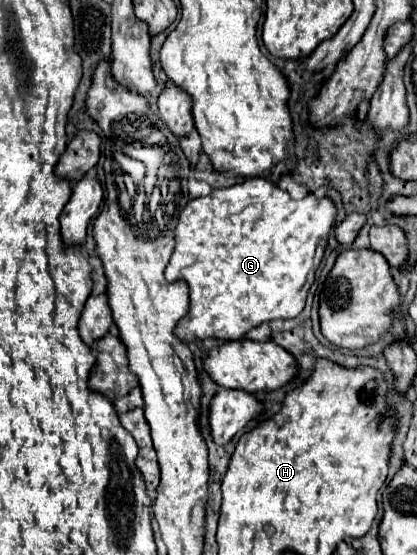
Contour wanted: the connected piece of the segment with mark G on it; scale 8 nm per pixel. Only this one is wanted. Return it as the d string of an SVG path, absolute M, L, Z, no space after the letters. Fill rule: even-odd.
M249 177L227 189L215 189L207 197L197 197L187 203L179 215L175 229L177 245L165 269L167 281L185 279L189 283L191 307L175 327L181 341L195 337L219 337L225 341L241 339L251 327L273 319L293 319L303 307L307 293L315 281L315 271L323 259L327 239L335 227L337 207L329 197L291 199L277 183L263 177Z

